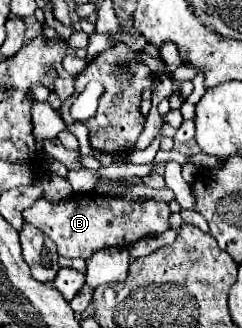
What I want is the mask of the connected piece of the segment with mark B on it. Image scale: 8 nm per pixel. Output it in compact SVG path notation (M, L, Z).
M86 193L86 197L74 197L60 203L50 203L40 197L24 213L24 221L48 235L62 257L80 257L88 259L94 251L106 247L126 247L142 237L158 235L168 229L170 209L164 201L140 201L132 203L126 199L112 199L106 195Z

